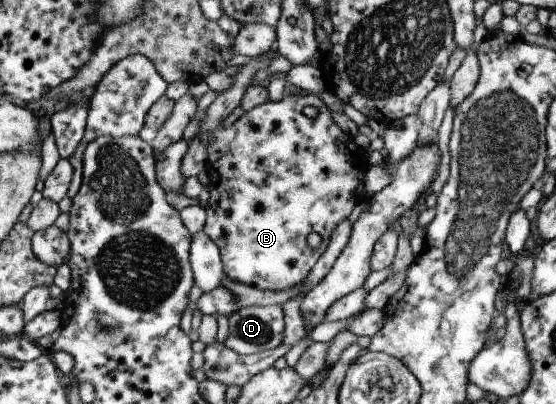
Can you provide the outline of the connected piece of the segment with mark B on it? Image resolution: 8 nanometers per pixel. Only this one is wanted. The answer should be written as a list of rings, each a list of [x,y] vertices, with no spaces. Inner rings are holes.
[[[285,92],[284,98],[278,102],[267,101],[261,106],[255,107],[253,110],[245,112],[230,127],[226,129],[217,129],[211,137],[209,145],[208,164],[205,171],[208,173],[208,202],[205,205],[208,214],[204,230],[207,231],[211,238],[217,243],[221,249],[222,259],[224,262],[225,272],[237,282],[252,287],[259,287],[264,291],[286,291],[287,289],[295,289],[301,286],[302,282],[312,272],[316,262],[320,261],[321,256],[327,250],[333,231],[351,216],[357,214],[364,201],[364,178],[370,167],[367,159],[368,152],[366,146],[359,144],[355,137],[345,132],[335,121],[332,112],[327,104],[316,96],[316,94],[308,93],[304,96],[291,95]],[[307,106],[313,106],[317,110],[316,117],[308,118],[305,116],[304,110]],[[316,232],[321,236],[319,247],[311,249],[309,247],[309,234]]]

